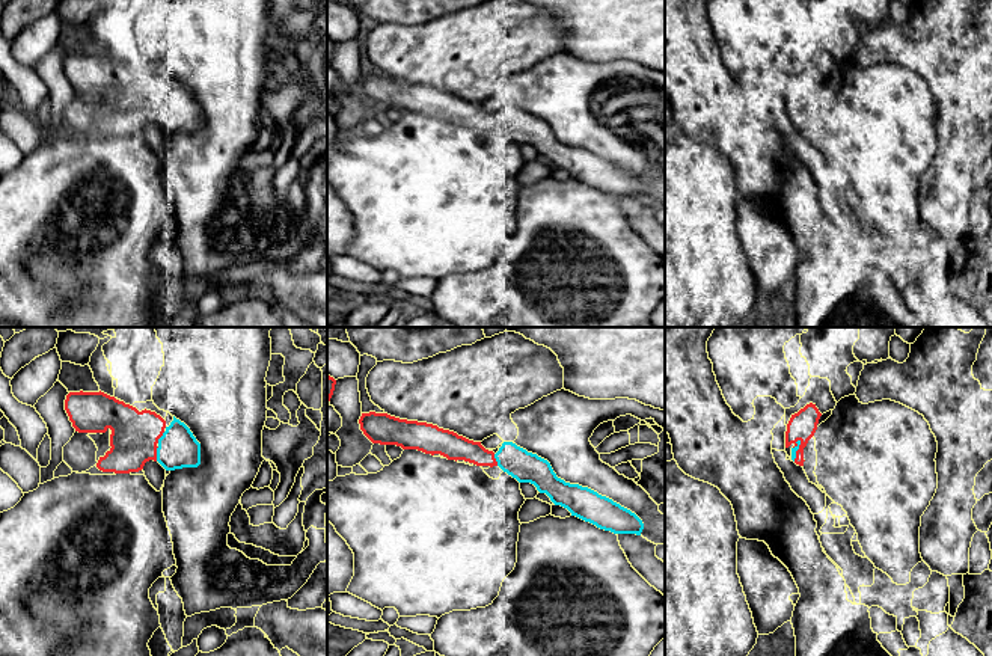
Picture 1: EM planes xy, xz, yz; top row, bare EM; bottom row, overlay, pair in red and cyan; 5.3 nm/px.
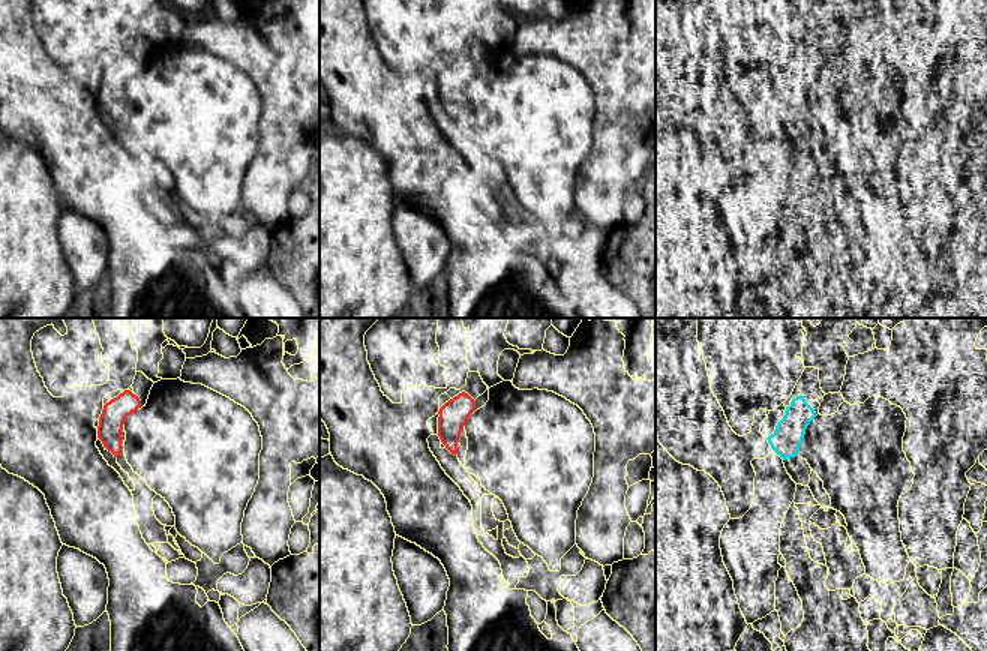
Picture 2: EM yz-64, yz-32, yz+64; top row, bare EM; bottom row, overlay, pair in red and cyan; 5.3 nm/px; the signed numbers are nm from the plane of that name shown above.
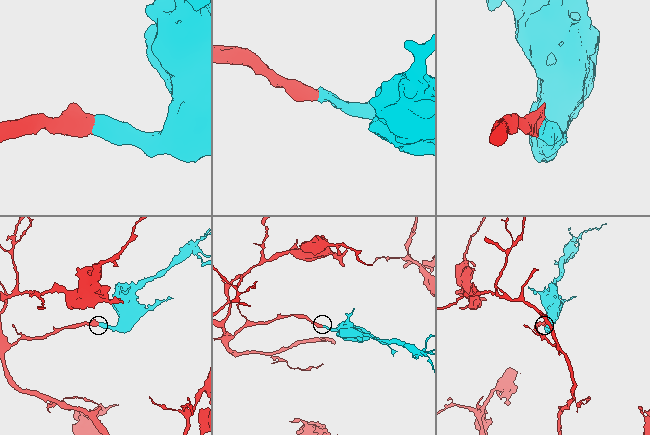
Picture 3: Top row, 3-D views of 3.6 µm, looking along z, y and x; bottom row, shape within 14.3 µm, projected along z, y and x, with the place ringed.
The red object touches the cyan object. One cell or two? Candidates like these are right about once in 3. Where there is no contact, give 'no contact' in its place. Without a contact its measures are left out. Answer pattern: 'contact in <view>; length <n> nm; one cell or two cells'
contact in xy; length 80 nm; one cell

